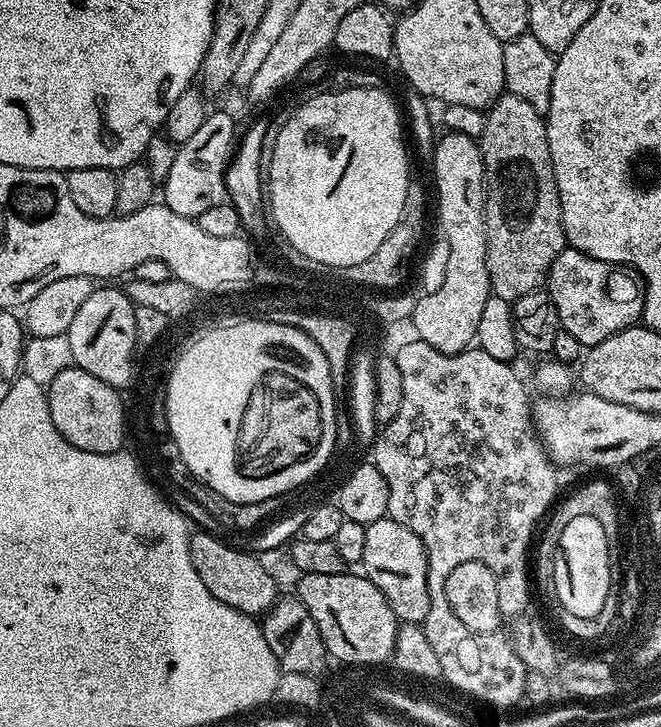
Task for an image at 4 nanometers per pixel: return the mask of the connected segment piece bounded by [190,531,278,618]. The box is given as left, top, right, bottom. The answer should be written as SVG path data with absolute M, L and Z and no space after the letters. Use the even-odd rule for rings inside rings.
M208 532L191 533L190 558L194 570L198 570L198 578L202 578L202 586L206 586L206 590L210 590L218 602L226 602L226 606L234 610L256 618L267 612L278 599L275 578L250 553L239 552Z

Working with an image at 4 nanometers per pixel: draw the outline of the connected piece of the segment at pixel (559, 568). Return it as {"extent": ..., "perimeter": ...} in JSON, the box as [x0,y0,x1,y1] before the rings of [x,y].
{"extent":[553,517,611,618],"perimeter":[[[594,517],[573,518],[566,523],[562,536],[558,542],[557,554],[554,558],[553,572],[554,600],[561,609],[571,612],[575,617],[592,618],[606,603],[606,596],[610,594],[611,566],[610,556],[607,554],[607,542],[602,525]]]}

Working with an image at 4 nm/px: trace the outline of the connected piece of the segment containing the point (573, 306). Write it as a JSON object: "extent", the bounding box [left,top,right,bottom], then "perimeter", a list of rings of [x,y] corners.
{"extent":[546,247,644,346],"perimeter":[[[565,247],[554,258],[546,291],[556,308],[559,327],[574,334],[582,346],[606,342],[614,334],[633,327],[644,310],[644,286],[635,271],[618,264],[590,258],[577,248]]]}

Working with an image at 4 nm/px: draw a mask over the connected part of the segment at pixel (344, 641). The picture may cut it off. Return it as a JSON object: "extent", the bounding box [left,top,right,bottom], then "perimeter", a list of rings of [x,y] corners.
{"extent":[294,570,398,666],"perimeter":[[[345,570],[338,574],[303,574],[299,577],[294,588],[295,595],[300,597],[300,601],[310,610],[310,618],[318,622],[318,634],[322,634],[324,649],[328,651],[329,657],[334,661],[341,660],[346,666],[374,666],[370,664],[388,664],[392,659],[394,650],[394,638],[398,621],[394,610],[386,602],[382,590],[374,586],[368,577],[363,574],[351,576],[351,571]]]}

